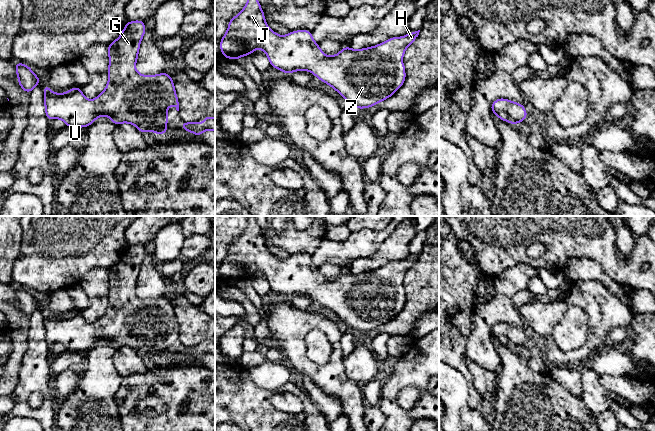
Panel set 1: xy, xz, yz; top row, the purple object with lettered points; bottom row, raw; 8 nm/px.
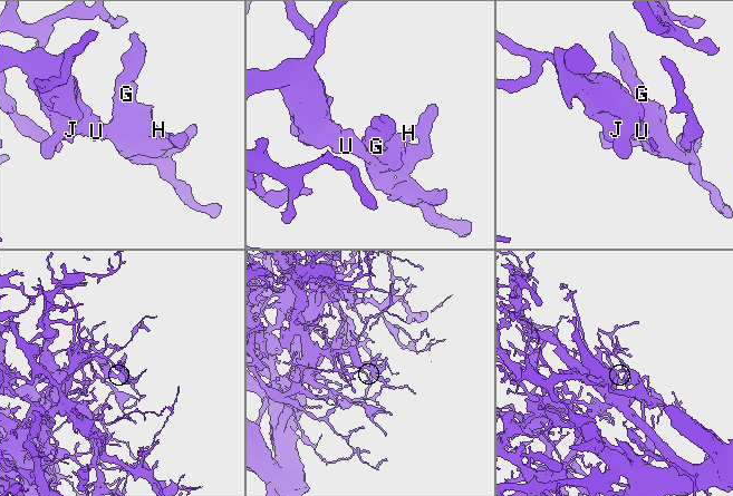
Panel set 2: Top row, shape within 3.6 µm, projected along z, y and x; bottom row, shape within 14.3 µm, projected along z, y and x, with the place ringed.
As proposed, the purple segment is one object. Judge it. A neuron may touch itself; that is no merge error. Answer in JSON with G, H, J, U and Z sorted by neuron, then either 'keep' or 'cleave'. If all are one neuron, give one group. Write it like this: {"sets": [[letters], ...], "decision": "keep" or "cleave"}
{"sets": [["G", "H", "J", "U", "Z"]], "decision": "keep"}

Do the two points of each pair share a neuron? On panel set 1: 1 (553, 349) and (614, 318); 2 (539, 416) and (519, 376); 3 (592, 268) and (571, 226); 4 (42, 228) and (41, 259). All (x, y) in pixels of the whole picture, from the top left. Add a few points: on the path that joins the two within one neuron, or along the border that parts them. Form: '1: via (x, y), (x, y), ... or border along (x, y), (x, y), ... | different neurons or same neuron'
1: via (569, 356), (579, 356), (596, 339), (598, 334) | same neuron
2: via (529, 406), (522, 397), (519, 386) | same neuron
3: border along (565, 265), (572, 258), (591, 258), (606, 273) | different neurons
4: via (42, 236), (42, 251) | same neuron

